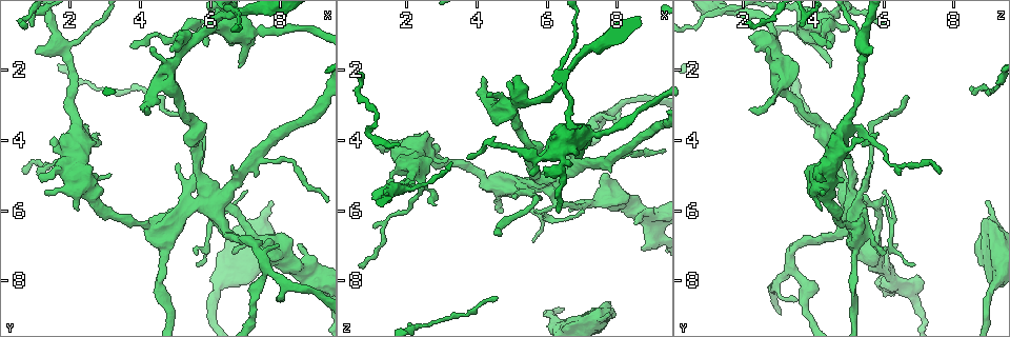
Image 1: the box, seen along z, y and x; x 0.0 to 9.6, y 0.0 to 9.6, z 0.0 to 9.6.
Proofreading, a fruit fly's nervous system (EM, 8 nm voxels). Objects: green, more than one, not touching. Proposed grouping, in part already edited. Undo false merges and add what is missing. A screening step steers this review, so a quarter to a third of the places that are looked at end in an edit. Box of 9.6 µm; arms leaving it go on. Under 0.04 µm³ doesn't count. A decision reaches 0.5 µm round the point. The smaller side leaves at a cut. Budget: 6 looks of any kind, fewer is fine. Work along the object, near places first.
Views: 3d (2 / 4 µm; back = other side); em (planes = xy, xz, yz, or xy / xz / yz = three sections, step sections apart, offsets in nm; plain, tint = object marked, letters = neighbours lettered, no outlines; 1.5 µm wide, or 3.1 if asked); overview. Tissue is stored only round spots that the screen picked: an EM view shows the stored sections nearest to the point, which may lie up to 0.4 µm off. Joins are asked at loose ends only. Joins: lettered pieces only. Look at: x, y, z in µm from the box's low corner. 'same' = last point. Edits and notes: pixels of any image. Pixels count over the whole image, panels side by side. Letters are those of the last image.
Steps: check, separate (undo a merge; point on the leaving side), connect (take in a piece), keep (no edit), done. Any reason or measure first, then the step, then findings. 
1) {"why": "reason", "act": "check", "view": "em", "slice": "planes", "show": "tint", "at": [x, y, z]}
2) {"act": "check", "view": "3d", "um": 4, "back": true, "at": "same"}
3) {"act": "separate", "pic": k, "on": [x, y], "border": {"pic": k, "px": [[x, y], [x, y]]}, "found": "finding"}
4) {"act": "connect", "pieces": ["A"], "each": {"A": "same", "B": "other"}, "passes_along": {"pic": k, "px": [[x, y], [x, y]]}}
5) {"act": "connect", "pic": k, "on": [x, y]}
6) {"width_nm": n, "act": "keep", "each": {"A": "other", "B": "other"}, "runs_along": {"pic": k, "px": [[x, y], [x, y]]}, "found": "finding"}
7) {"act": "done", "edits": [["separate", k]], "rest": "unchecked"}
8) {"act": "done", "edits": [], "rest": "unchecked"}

{"why": "tapers out", "act": "check", "view": "em", "slice": "planes", "show": "letters", "at": [0.70, 5.00, 7.65]}

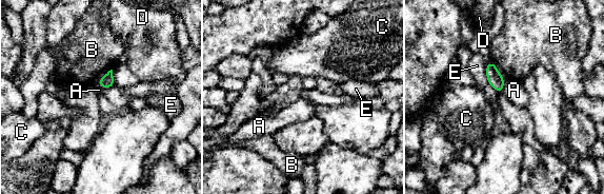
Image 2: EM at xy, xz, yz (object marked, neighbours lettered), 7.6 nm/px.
{"act": "keep", "each": {"A": "other", "B": "other", "C": "other", "D": "other", "E": "other"}, "border": {"pic": 2, "px": [[505, 79], [501, 91]]}, "found": "none of them fits"}

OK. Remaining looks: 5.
{"why": "branch stops here", "act": "check", "view": "3d", "um": 2, "at": [7.70, 5.70, 8.85]}

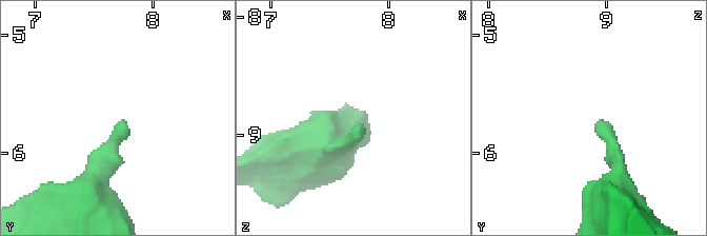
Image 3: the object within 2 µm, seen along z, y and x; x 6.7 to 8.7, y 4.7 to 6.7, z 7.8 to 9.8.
{"act": "check", "view": "em", "slice": "planes", "show": "letters", "at": [7.74, 5.74, 8.88]}

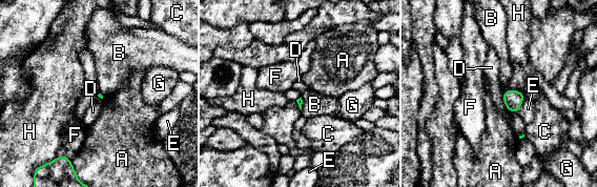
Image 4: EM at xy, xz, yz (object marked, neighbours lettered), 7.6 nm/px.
{"act": "keep", "each": {"A": "other", "B": "other", "C": "other", "D": "other", "E": "other", "F": "other", "G": "other", "H": "other"}, "border": {"pic": 4, "px": [[501, 94], [505, 106], [514, 113]]}, "found": "none of them fits"}

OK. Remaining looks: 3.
{"why": "sudden change in width", "act": "check", "view": "em", "slice": "xz", "step": 4, "show": "tint", "at": [6.20, 8.15, 9.10]}

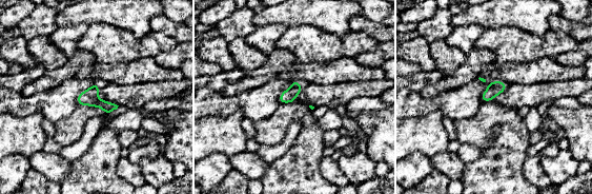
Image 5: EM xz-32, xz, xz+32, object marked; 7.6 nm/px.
{"why": "what lies round it", "act": "check", "view": "em", "slice": "xz", "step": 4, "show": "letters", "at": "same"}

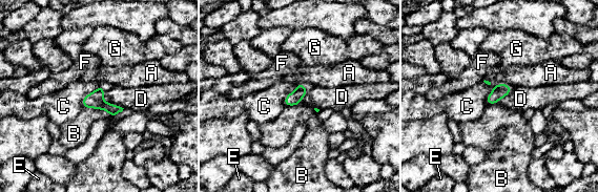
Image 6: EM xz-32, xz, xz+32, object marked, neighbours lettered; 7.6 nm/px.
{"act": "keep", "each": {"A": "other", "B": "other", "C": "other", "D": "other", "E": "other", "F": "other", "G": "other"}, "border": {"pic": 6, "px": [[98, 85], [84, 97], [82, 107]]}, "found": "one cell here"}

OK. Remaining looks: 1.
{"act": "done", "edits": [], "rest": "unchecked"}

